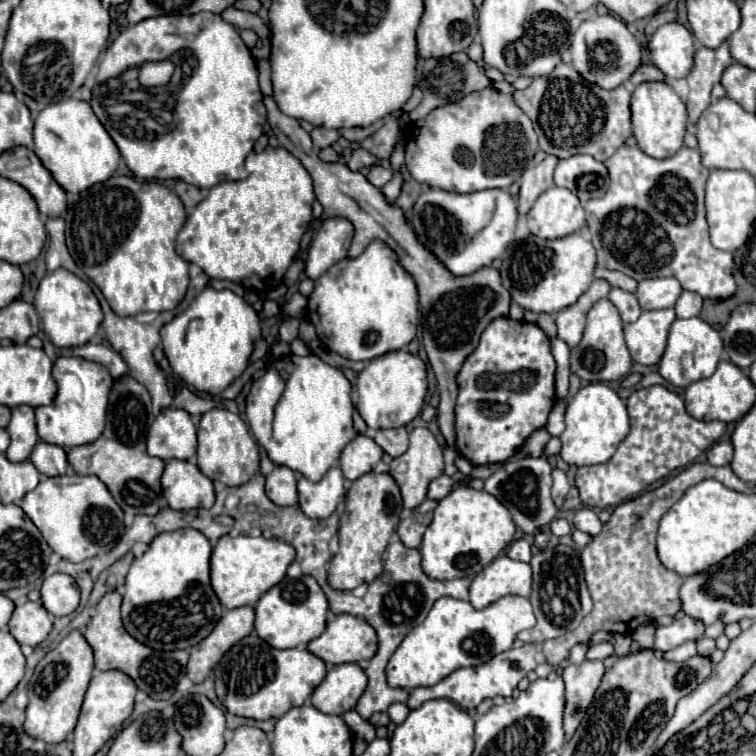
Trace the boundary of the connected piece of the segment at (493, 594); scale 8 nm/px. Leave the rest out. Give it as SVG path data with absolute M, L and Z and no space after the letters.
M508 555L496 557L486 565L470 585L470 603L484 609L506 595L530 595L532 569L528 563L514 561Z

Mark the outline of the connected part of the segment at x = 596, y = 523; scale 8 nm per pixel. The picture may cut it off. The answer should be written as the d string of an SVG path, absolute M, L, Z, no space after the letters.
M578 509L574 513L574 527L580 531L586 531L590 535L598 535L602 531L602 523L594 509Z

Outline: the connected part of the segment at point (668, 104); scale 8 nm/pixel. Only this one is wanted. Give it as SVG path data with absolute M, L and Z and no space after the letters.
M666 81L640 83L632 93L632 125L638 147L650 157L672 157L684 143L686 133L686 105Z

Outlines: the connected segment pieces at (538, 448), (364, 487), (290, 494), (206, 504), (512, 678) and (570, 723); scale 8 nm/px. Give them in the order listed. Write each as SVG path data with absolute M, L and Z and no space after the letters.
M538 429L536 433L532 433L532 437L528 437L528 441L522 447L522 453L530 455L530 457L540 457L548 439L550 439L550 433L546 429Z
M366 473L356 479L346 495L346 511L340 517L340 551L332 557L328 585L350 591L362 583L372 583L382 573L382 553L398 527L402 513L400 489L390 473Z
M274 467L270 475L266 475L266 495L282 507L296 505L298 493L296 493L296 475L288 467Z
M170 459L162 475L162 493L172 509L210 509L214 505L214 485L194 461Z
M524 645L520 649L510 649L506 653L500 653L492 657L492 661L480 665L480 667L466 667L466 669L456 669L448 677L444 677L438 685L432 687L416 687L410 691L410 697L406 705L410 709L418 709L422 703L430 699L450 699L462 709L476 709L484 699L488 697L512 697L514 687L518 685L520 679L524 679L534 667L536 667L536 645Z
M582 661L580 665L568 665L562 673L566 683L566 711L564 711L564 731L566 739L572 737L580 719L584 717L592 697L596 693L596 685L600 685L600 677L604 675L602 661Z

